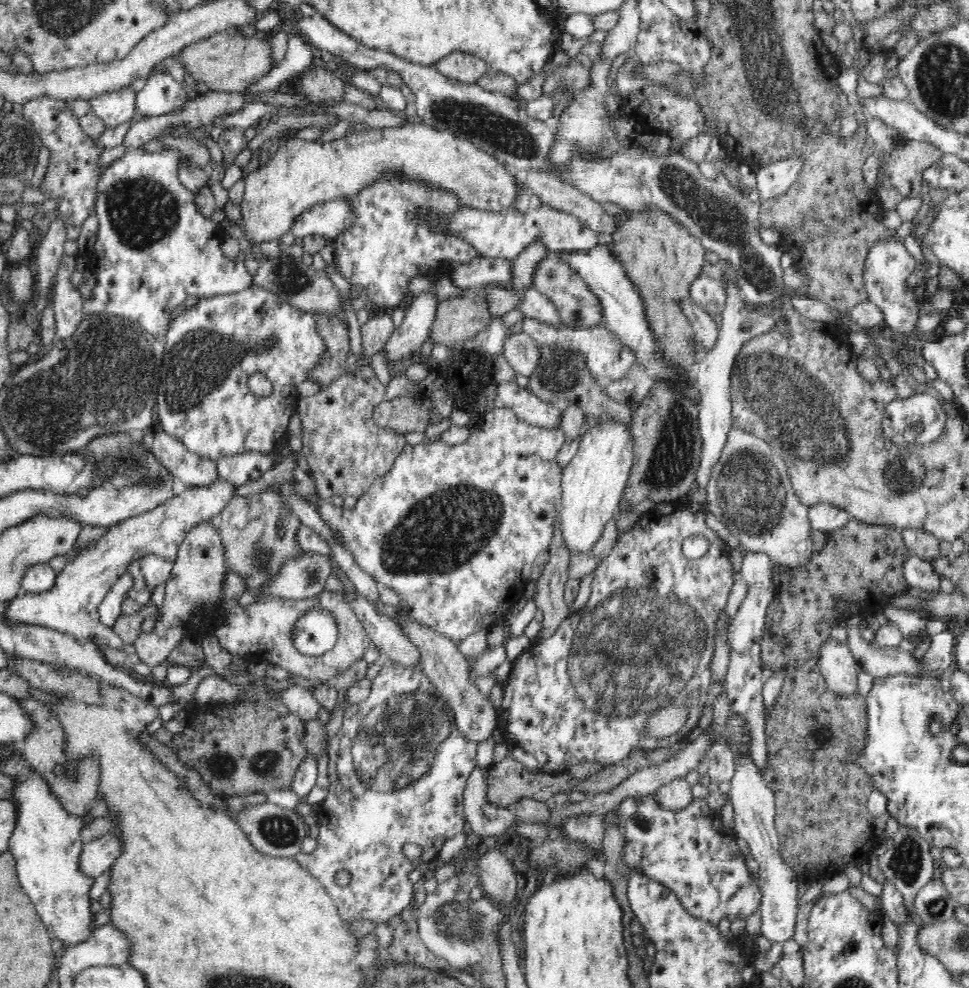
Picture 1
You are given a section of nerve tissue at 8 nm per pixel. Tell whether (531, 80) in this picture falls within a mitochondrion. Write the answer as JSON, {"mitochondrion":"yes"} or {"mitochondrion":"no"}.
{"mitochondrion":"no"}

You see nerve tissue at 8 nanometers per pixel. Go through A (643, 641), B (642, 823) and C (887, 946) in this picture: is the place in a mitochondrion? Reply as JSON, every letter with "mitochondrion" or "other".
{"A":"mitochondrion","B":"mitochondrion","C":"other"}

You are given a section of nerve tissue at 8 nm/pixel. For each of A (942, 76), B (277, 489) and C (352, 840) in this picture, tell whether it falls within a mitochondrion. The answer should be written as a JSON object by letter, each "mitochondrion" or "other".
{"A":"mitochondrion","B":"other","C":"other"}

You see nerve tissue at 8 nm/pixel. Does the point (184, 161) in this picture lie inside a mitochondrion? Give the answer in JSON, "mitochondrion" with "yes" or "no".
{"mitochondrion":"no"}

